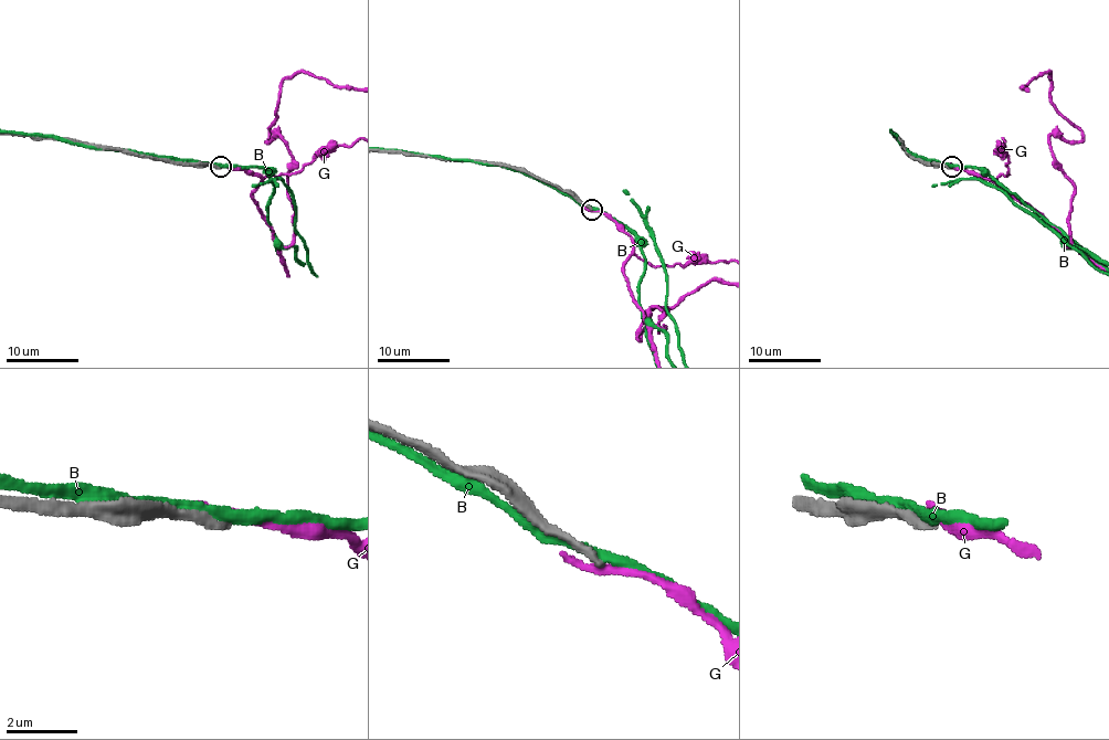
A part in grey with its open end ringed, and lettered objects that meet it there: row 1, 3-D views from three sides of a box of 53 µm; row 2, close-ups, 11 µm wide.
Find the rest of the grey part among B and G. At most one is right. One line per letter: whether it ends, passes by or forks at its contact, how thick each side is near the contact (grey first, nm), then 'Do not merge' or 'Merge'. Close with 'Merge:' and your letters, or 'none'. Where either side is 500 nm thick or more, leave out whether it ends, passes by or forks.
B: It passes by. Thickness 240 nm (grey) against 240 nm. Do not merge
G: It ends there. Thickness 240 nm (grey) against 320 nm. Do not merge
Merge: none

